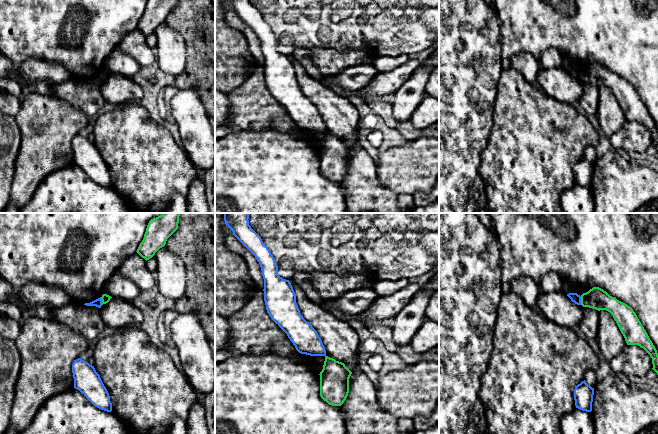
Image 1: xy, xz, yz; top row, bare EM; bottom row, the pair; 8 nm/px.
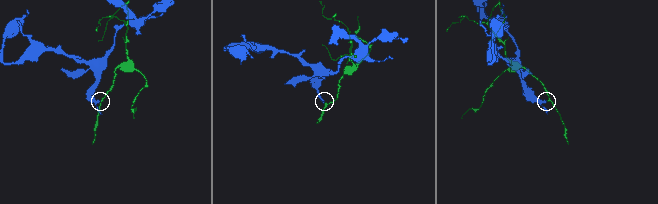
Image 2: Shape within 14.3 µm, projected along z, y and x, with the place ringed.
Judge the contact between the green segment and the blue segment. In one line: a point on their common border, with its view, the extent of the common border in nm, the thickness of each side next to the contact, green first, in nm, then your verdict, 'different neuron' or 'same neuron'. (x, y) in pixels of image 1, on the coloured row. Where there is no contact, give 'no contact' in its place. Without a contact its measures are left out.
meets green in yz at (581, 300); contact 70 nm long; 170 nm thick on the green side, 70 nm on the other; different neuron

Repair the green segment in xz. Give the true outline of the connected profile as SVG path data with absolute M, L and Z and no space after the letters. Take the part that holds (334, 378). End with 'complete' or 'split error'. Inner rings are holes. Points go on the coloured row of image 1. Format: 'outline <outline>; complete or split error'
outline M325 356L320 372L320 396L329 405L341 406L349 393L349 378L352 372L344 363Z; complete

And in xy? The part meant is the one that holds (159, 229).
outline M163 213L149 221L137 253L146 261L165 246L167 239L178 229L180 213Z; complete

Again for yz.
outline M593 287L581 295L581 305L610 312L627 345L638 345L652 358L653 370L658 375L658 353L636 313L627 304L610 296L599 287Z; complete

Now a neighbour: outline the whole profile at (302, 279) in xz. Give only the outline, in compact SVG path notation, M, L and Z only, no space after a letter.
M299 272L296 273L292 280L294 283L299 285L306 295L310 298L317 299L317 292L310 279L310 272Z

